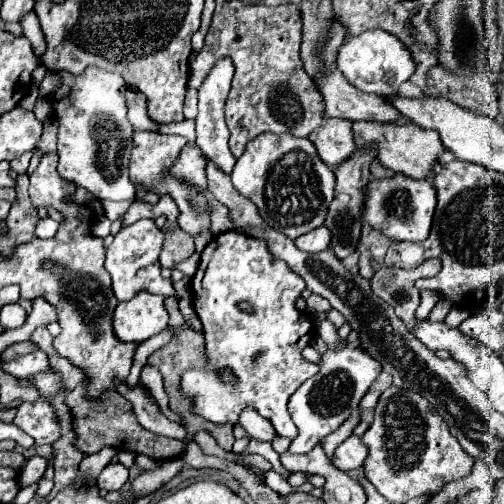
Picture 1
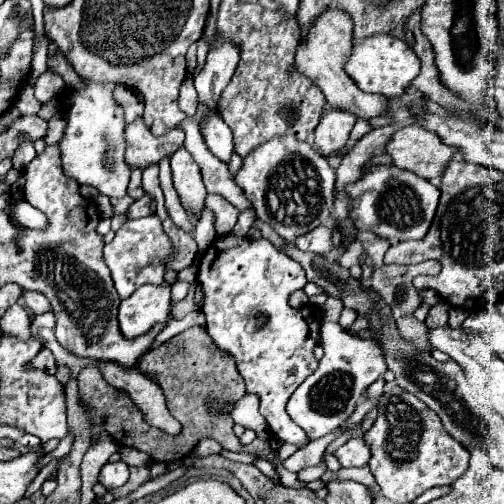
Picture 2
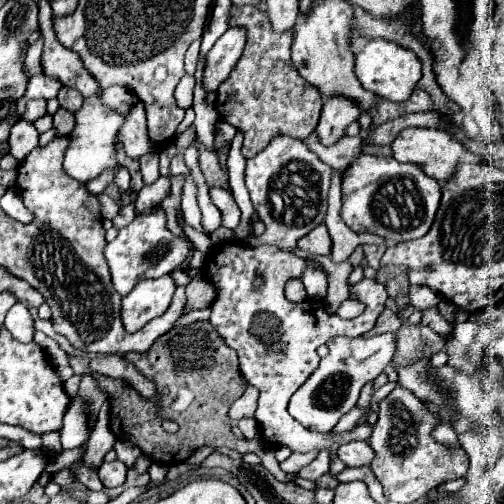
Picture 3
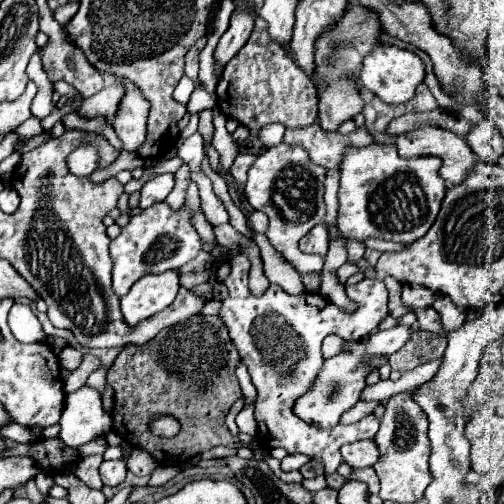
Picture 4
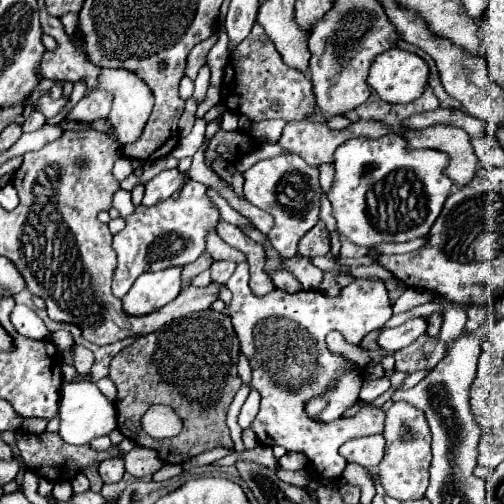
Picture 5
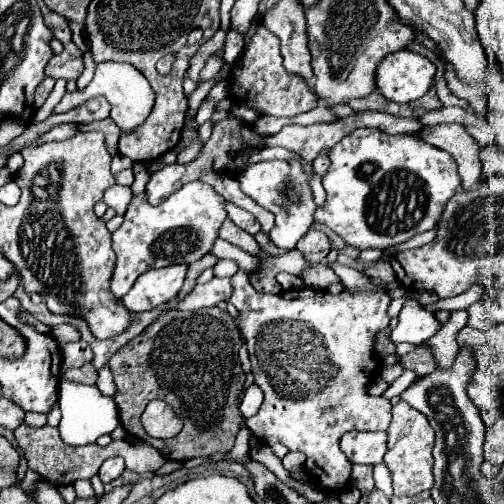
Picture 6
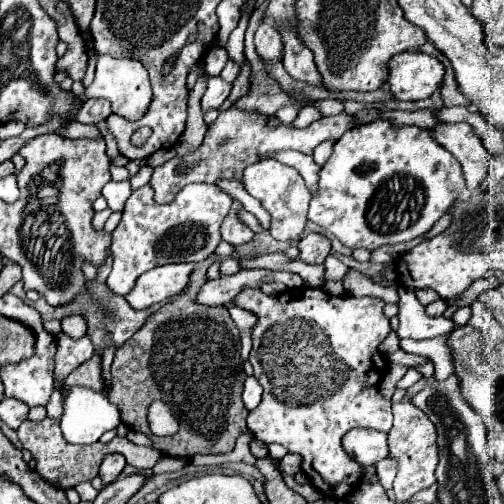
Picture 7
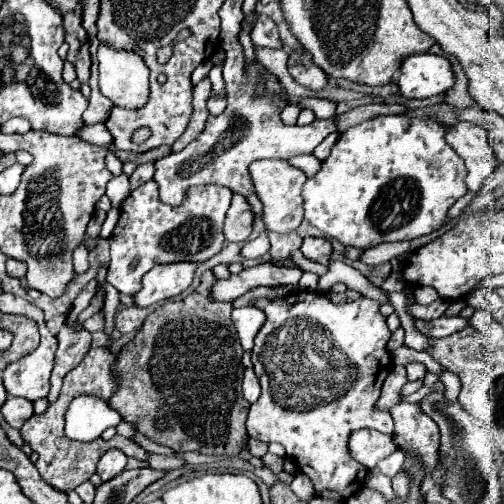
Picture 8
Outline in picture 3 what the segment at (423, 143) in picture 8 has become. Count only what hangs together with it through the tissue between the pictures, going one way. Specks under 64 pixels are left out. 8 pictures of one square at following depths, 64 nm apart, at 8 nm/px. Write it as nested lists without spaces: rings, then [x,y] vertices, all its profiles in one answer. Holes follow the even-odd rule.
[[[358,154],[352,158],[342,178],[342,220],[356,234],[376,234],[386,242],[406,242],[422,238],[438,210],[442,188],[438,180],[420,172],[416,164],[400,164],[394,156]]]

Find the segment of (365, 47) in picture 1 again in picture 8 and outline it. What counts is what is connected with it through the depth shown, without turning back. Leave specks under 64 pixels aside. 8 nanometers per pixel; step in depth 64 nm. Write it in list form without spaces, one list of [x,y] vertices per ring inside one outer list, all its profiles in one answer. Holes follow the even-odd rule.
[[[416,54],[404,60],[398,86],[406,98],[430,98],[448,92],[454,84],[454,70],[448,58]]]

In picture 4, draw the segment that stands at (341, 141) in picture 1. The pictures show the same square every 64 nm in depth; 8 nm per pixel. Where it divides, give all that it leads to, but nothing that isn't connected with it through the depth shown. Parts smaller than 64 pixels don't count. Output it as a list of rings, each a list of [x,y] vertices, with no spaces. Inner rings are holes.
[[[348,4],[348,12],[344,12],[344,16],[340,16],[336,24],[330,24],[328,28],[324,28],[324,32],[316,38],[314,72],[316,76],[320,76],[320,80],[324,78],[328,80],[328,84],[324,84],[324,88],[318,90],[318,96],[320,96],[318,118],[320,118],[320,126],[326,132],[336,130],[338,124],[342,124],[344,120],[350,120],[362,110],[364,98],[362,98],[362,86],[358,76],[360,76],[364,56],[368,56],[372,48],[382,44],[380,32],[384,32],[384,28],[376,12],[368,12],[368,8],[356,8],[356,4]]]

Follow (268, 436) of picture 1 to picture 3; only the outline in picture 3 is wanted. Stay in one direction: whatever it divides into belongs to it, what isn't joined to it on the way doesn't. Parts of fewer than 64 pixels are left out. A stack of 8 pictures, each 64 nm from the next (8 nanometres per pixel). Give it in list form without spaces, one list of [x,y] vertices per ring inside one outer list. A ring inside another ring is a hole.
[[[244,378],[244,386],[246,386],[246,390],[244,390],[244,394],[240,396],[240,400],[236,400],[236,404],[232,404],[232,408],[230,408],[230,418],[232,420],[238,420],[238,418],[242,418],[242,416],[254,416],[254,410],[256,410],[256,402],[258,402],[258,390],[252,386],[252,384],[248,384],[248,380]]]

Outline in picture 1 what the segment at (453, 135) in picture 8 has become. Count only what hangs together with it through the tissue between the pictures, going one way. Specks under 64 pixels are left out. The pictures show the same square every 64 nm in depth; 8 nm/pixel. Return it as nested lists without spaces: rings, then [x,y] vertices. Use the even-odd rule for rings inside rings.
[[[354,122],[354,144],[356,148],[362,148],[364,144],[376,144],[378,146],[378,158],[384,166],[388,166],[394,172],[402,172],[406,176],[412,176],[416,180],[434,176],[434,168],[438,164],[440,154],[444,152],[442,142],[436,132],[424,130],[416,124],[380,124],[380,122]]]

